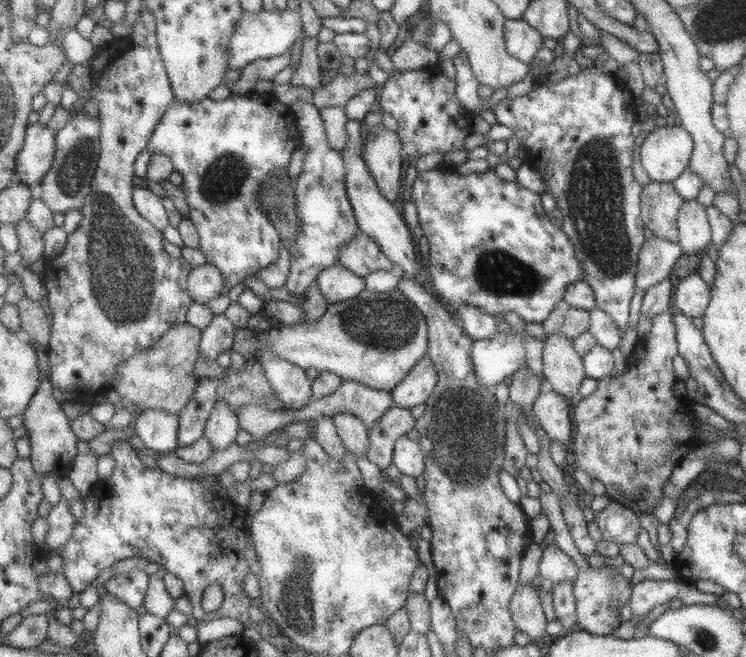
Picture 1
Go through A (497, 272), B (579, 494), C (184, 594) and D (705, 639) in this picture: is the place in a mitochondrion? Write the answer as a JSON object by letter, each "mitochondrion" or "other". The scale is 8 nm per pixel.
{"A":"mitochondrion","B":"other","C":"other","D":"mitochondrion"}

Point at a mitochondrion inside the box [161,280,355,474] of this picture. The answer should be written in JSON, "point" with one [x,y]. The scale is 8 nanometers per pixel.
{"point":[178,385]}

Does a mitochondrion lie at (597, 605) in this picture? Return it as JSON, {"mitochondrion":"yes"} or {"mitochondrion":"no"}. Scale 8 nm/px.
{"mitochondrion":"no"}

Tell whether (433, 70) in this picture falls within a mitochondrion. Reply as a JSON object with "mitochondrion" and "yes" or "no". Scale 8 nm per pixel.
{"mitochondrion":"no"}

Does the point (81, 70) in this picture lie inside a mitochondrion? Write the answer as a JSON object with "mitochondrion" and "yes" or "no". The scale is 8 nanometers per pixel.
{"mitochondrion":"no"}

